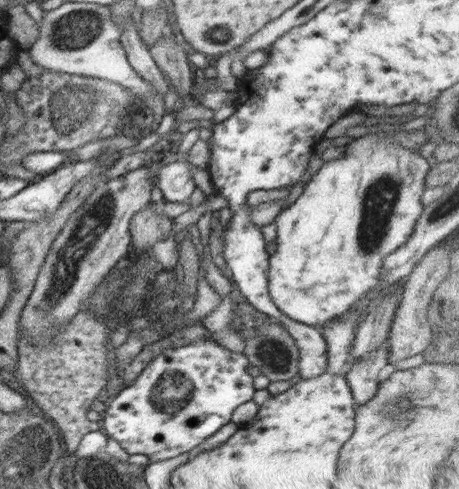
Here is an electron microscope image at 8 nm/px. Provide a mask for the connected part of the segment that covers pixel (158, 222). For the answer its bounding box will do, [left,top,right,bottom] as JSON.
[131,202,173,251]

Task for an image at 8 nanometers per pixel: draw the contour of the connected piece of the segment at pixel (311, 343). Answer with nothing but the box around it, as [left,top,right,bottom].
[287,323,327,381]

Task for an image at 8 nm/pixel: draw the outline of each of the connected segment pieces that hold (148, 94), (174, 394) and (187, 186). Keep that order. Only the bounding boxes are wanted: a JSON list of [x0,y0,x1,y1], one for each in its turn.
[[29,2,167,133],[100,339,255,462],[152,160,195,203]]

